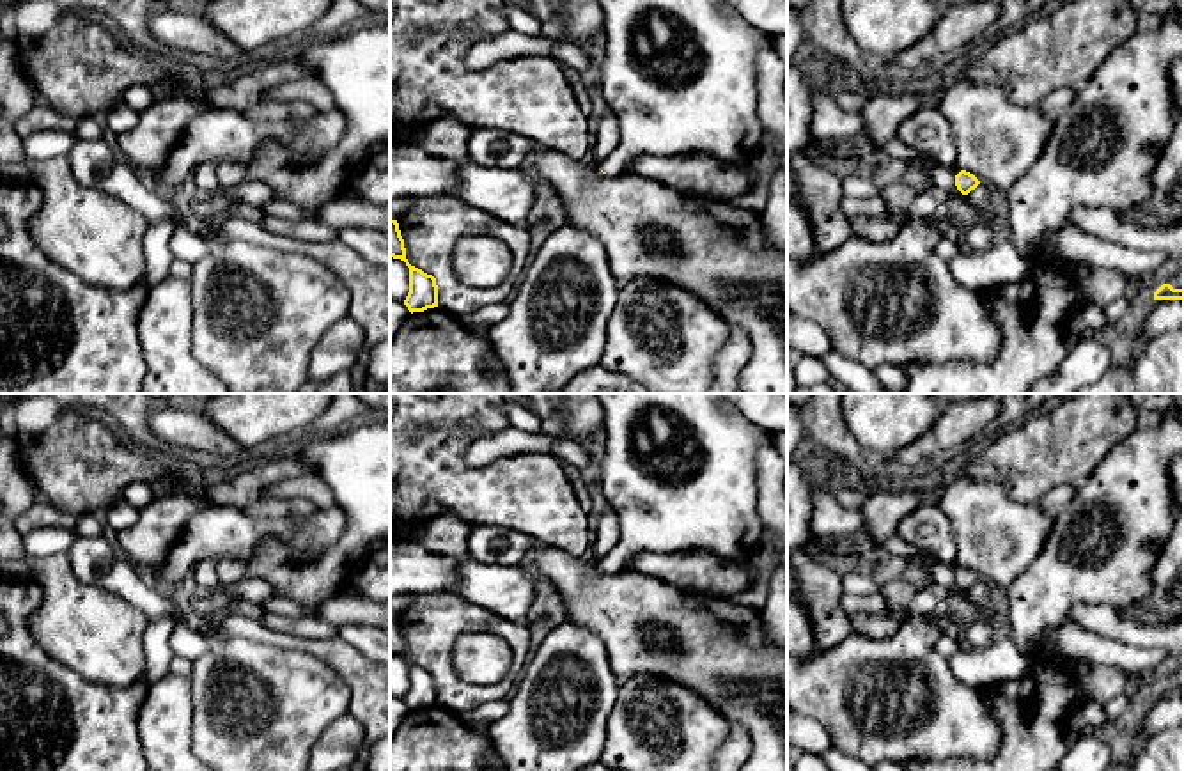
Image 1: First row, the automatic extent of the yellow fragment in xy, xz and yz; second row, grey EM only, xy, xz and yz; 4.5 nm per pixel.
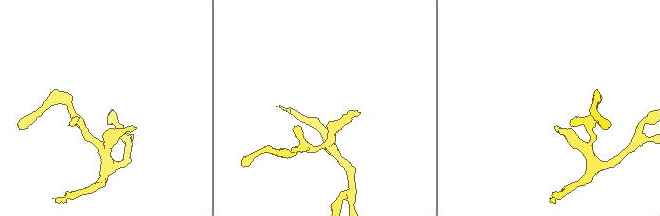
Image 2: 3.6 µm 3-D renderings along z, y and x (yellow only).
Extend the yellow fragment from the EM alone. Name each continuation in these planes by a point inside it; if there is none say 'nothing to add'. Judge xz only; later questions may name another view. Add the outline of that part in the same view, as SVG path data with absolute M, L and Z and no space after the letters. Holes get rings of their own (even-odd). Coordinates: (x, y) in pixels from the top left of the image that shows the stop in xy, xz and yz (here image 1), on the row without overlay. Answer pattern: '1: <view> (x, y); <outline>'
1: xz (679, 470); M596 393L604 408L603 436L604 447L599 457L601 464L601 484L608 503L619 516L620 537L611 553L596 562L597 567L608 572L617 572L624 569L629 557L640 551L650 553L691 553L705 551L723 558L746 562L755 551L760 535L764 532L760 518L757 512L757 450L762 441L771 441L762 427L746 420L743 413L725 397L725 393Z

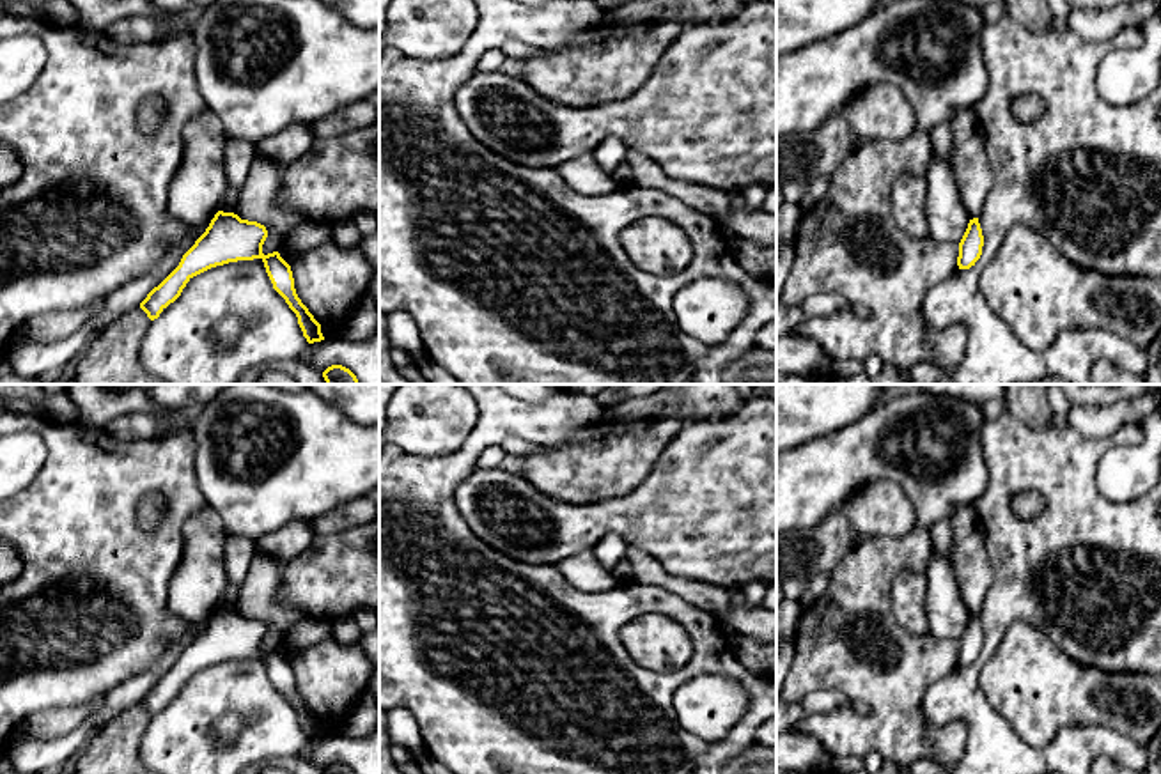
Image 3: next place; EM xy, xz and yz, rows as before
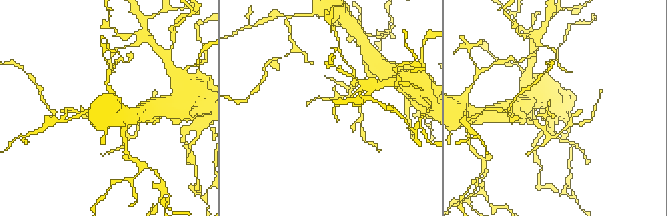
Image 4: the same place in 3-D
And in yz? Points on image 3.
nothing to add

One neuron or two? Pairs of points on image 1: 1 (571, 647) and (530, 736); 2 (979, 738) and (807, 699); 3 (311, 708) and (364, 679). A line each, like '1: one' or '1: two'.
1: one
2: one
3: two

